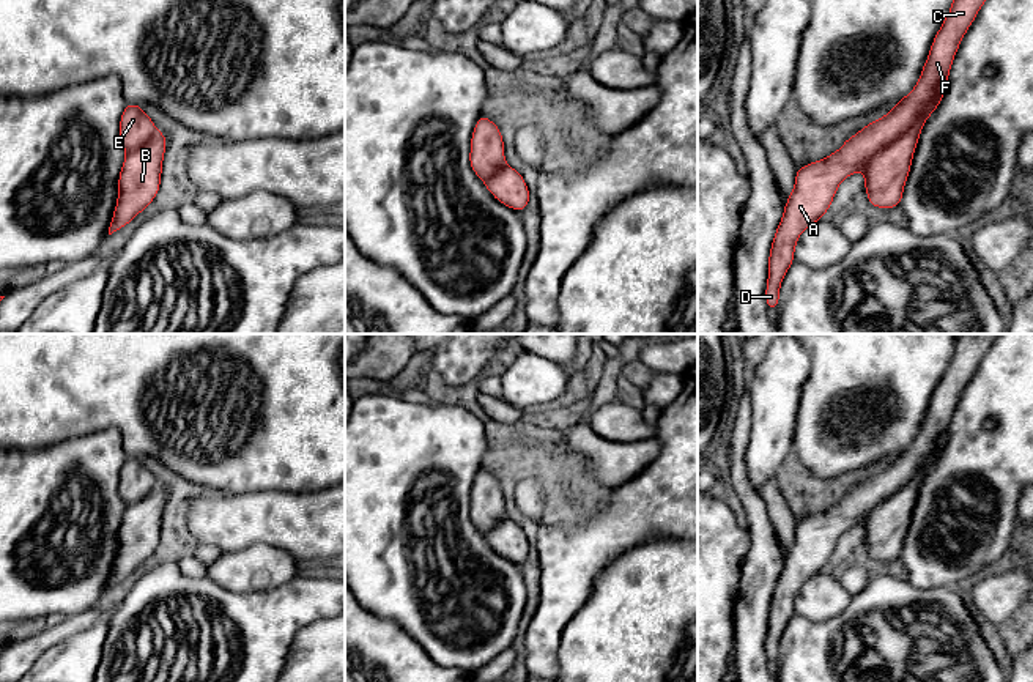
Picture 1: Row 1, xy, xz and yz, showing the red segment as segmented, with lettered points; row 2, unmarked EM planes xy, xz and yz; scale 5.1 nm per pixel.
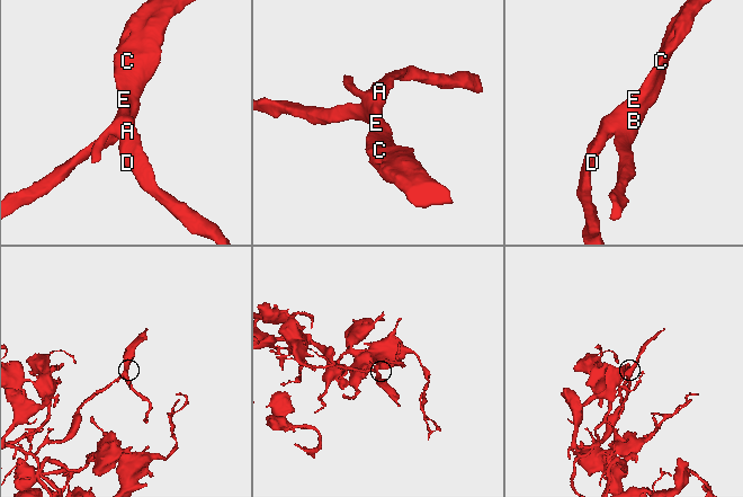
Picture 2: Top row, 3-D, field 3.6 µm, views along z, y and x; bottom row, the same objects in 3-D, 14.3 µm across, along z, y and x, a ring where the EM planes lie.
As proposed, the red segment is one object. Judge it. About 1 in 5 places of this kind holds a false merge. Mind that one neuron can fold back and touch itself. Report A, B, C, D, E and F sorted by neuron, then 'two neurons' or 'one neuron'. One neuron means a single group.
A B C D E F; one neuron

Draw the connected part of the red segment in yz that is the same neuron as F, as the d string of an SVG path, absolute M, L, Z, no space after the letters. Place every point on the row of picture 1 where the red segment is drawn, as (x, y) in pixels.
M953 0L939 28L915 88L882 118L868 123L830 156L795 172L795 186L784 205L768 254L765 302L778 310L781 282L794 263L803 230L824 219L838 186L852 173L865 172L868 202L876 208L898 208L921 129L948 88L953 58L965 32L986 0Z

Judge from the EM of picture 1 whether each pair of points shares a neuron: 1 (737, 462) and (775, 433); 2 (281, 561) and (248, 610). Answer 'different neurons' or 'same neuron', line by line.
1: different neurons
2: different neurons

